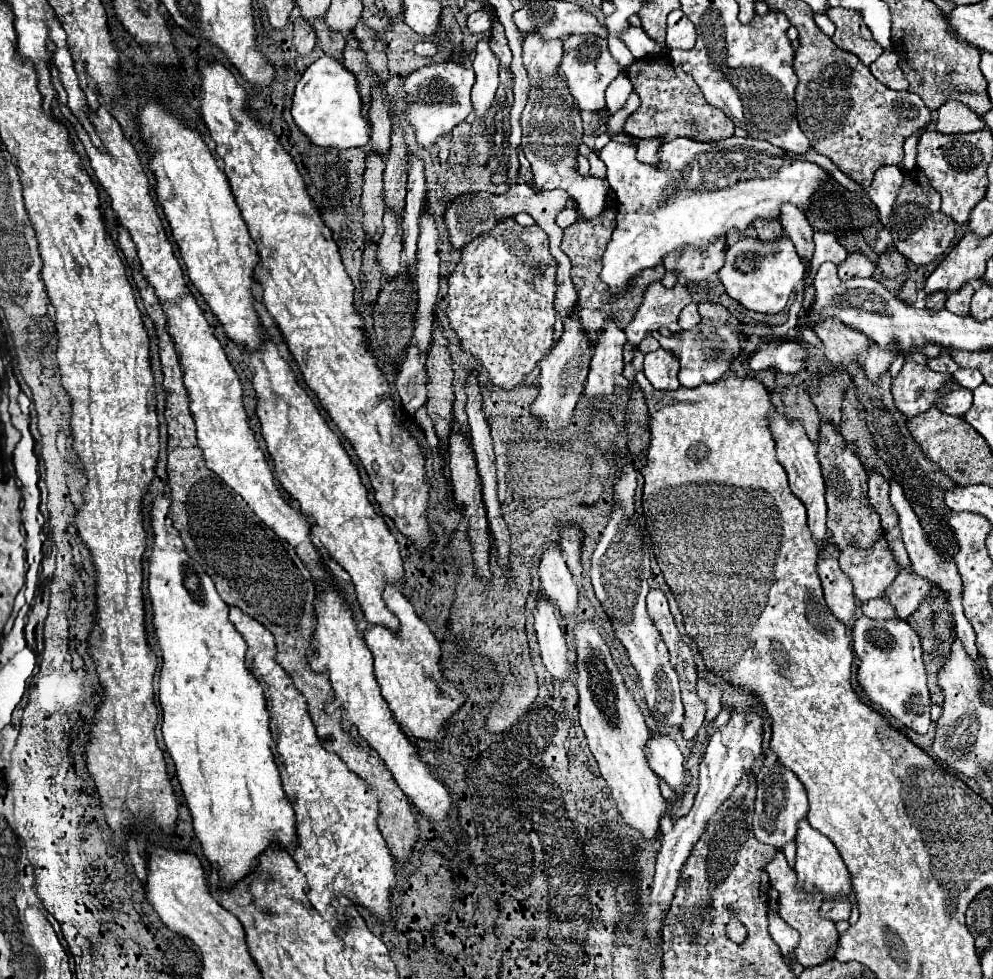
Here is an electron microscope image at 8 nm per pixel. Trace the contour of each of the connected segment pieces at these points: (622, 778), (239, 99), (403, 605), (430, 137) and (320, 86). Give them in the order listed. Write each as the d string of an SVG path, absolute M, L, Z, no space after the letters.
M580 621L572 627L572 631L574 631L574 643L576 643L576 689L578 689L578 711L580 711L578 717L580 717L580 725L582 725L584 733L586 733L588 747L598 763L600 775L606 779L606 783L612 791L612 797L614 797L616 807L622 813L624 821L628 825L632 825L634 829L638 829L646 839L652 839L660 829L658 825L660 825L660 819L664 817L666 801L658 789L658 777L648 767L648 761L644 755L644 745L646 745L650 733L644 723L642 709L636 705L632 691L624 685L624 679L622 679L618 667L614 665L610 647L602 639L598 627L590 621Z
M200 61L200 77L202 77L202 117L210 131L212 141L216 143L218 157L224 159L224 173L230 181L236 203L242 211L242 217L248 225L250 237L254 239L260 255L260 265L256 273L256 281L264 289L264 305L268 313L276 319L290 353L294 355L306 385L316 393L320 405L342 431L342 435L352 443L360 463L364 465L372 489L374 499L380 505L380 511L390 517L396 529L408 537L420 553L426 553L434 547L432 529L428 525L426 509L432 485L426 479L426 459L422 455L422 447L410 435L410 431L396 417L394 401L390 385L384 373L378 369L378 359L368 353L368 345L364 341L364 319L354 309L354 285L346 275L342 265L338 247L332 239L332 231L324 225L322 217L310 203L304 179L300 177L296 163L276 141L274 133L254 121L252 115L246 113L246 91L236 83L234 75L222 63L206 63Z
M388 585L384 591L384 601L388 609L400 617L398 635L390 633L382 625L374 625L368 635L364 635L368 649L374 655L374 671L382 691L384 701L390 705L394 719L400 723L408 737L424 739L440 747L446 735L448 719L464 705L466 697L462 691L448 681L440 669L440 643L428 629L428 625L414 613L412 605L402 597L400 589Z
M458 61L428 63L420 71L404 79L404 91L408 95L406 117L414 129L416 141L422 147L430 147L444 133L450 133L458 123L462 123L472 113L470 91L474 85L474 71L470 65Z
M318 57L296 85L292 117L300 131L318 147L362 147L370 141L370 121L362 115L362 97L356 77L336 57Z

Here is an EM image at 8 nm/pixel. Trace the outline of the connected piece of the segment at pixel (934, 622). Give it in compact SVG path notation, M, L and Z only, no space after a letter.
M934 585L934 597L918 609L918 613L912 613L908 617L908 625L918 633L924 649L924 665L928 675L928 689L930 699L934 703L940 703L940 691L938 691L938 669L942 667L942 661L950 653L950 637L952 637L952 613L946 595L940 591L938 585Z

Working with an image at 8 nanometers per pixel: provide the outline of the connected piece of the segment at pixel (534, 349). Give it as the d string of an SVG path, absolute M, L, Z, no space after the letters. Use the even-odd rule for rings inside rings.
M536 225L530 227L530 237L518 237L518 241L522 241L522 245L506 245L506 241L494 241L494 245L466 245L462 249L460 265L448 279L450 305L446 313L450 319L450 327L456 331L462 349L472 353L474 357L480 357L482 365L488 369L490 381L502 389L516 387L554 345L552 327L556 295L556 261L548 251L548 237ZM534 263L546 263L548 273L540 279L532 277L530 267Z

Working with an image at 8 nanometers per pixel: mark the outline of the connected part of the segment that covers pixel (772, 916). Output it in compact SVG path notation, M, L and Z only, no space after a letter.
M768 909L767 917L772 939L780 947L782 954L795 962L791 954L799 943L799 933L778 917L772 909Z

